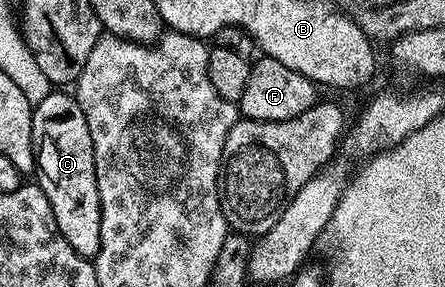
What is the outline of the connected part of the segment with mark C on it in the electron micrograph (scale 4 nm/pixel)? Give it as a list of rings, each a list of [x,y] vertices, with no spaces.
[[[53,91],[41,99],[31,110],[33,119],[33,143],[35,144],[35,168],[37,184],[42,189],[45,199],[53,207],[53,215],[57,219],[57,227],[65,239],[69,239],[69,247],[88,259],[93,259],[101,247],[101,199],[97,191],[97,171],[93,159],[93,135],[89,135],[89,123],[85,123],[85,111],[77,103],[77,99],[67,91]]]

